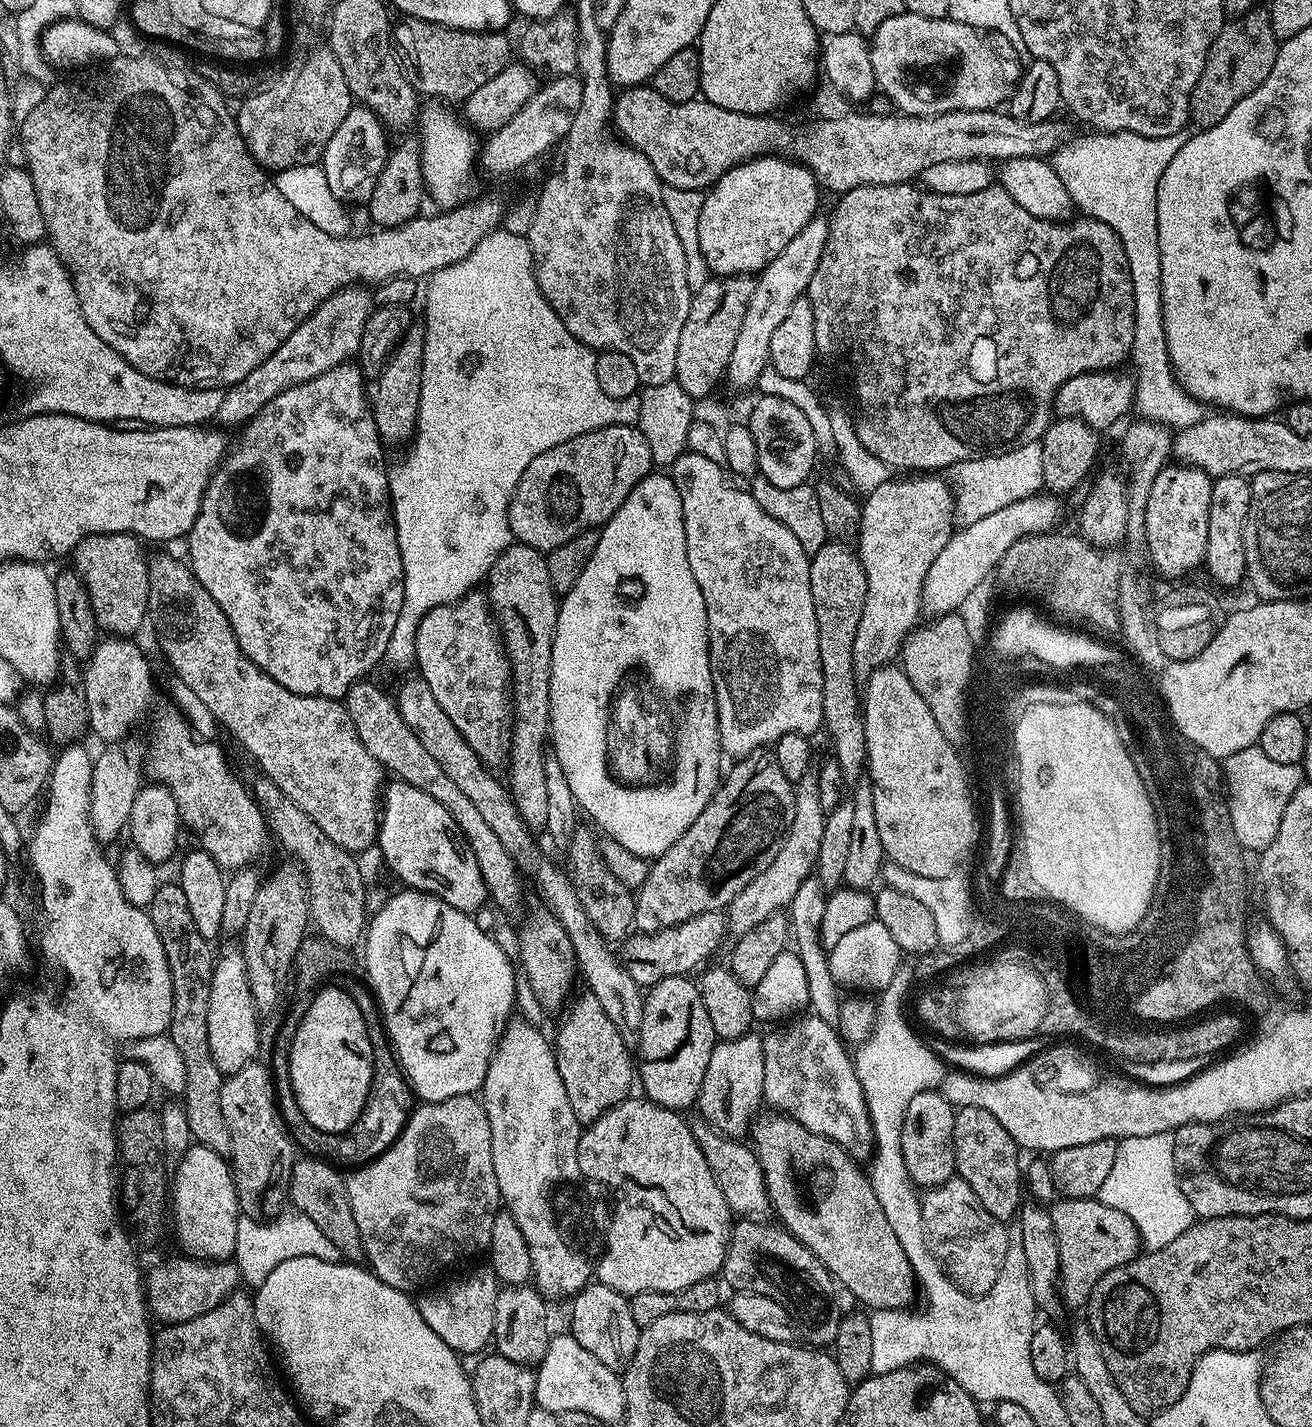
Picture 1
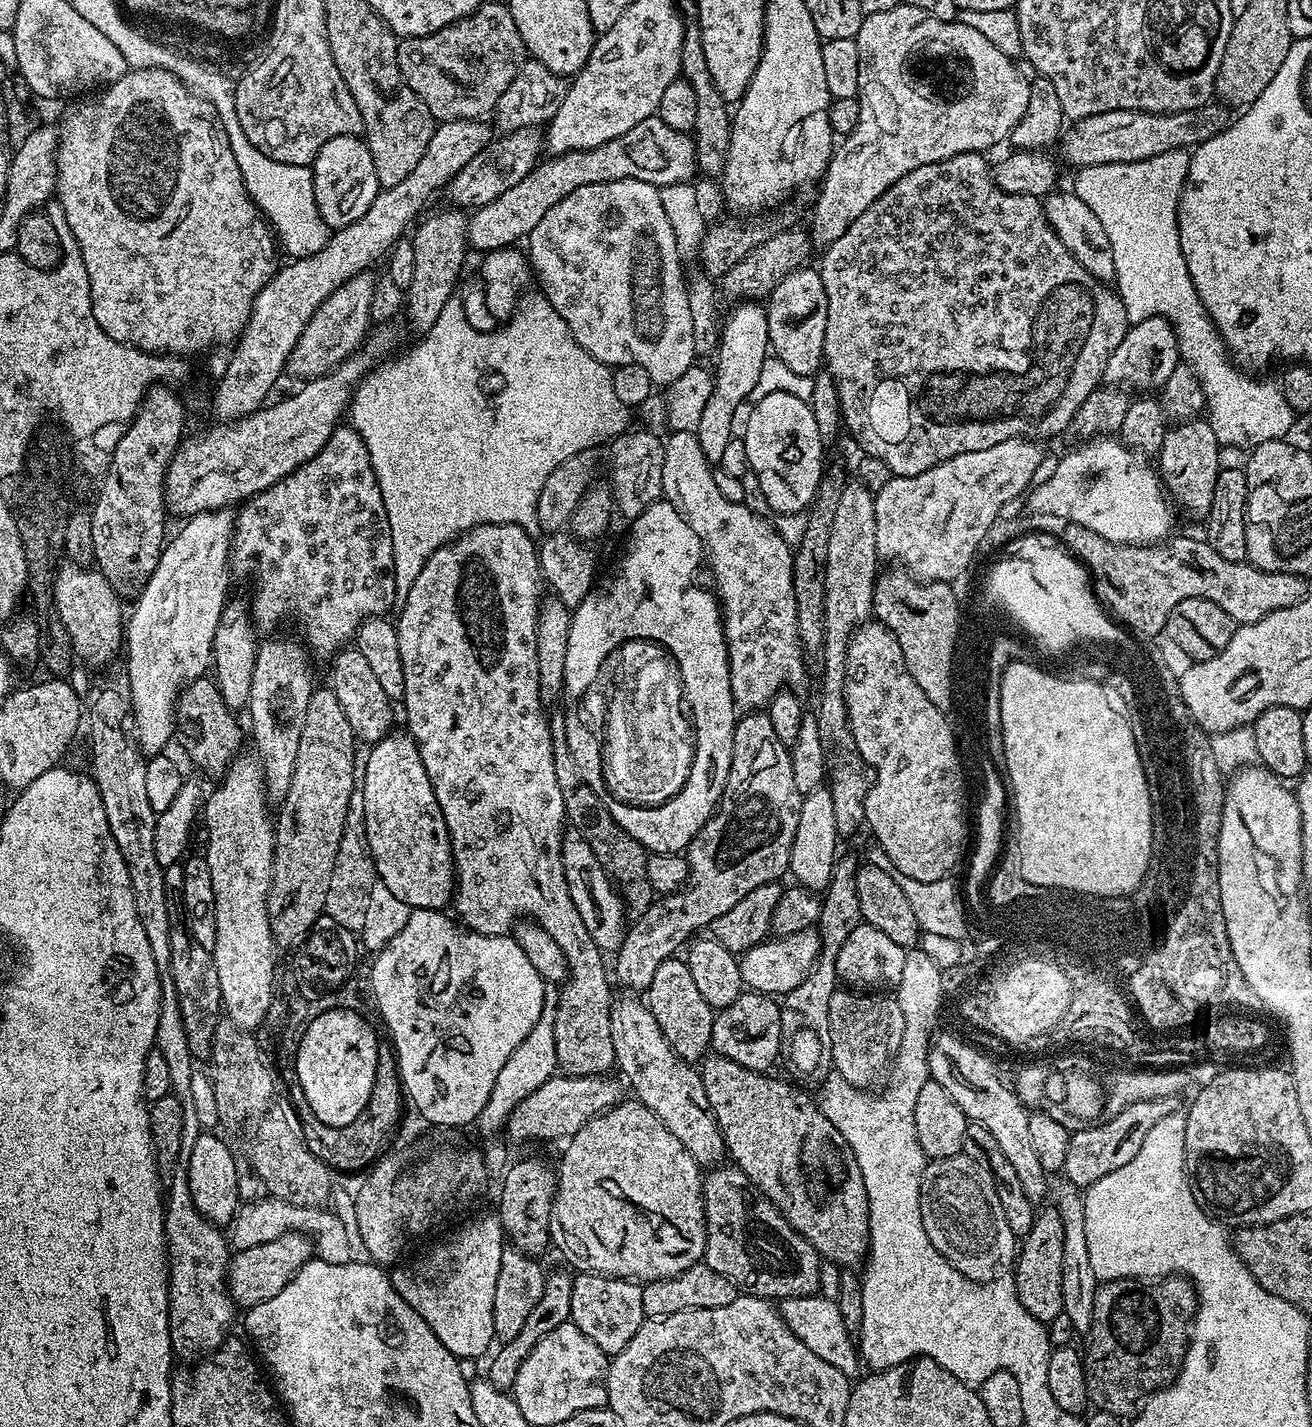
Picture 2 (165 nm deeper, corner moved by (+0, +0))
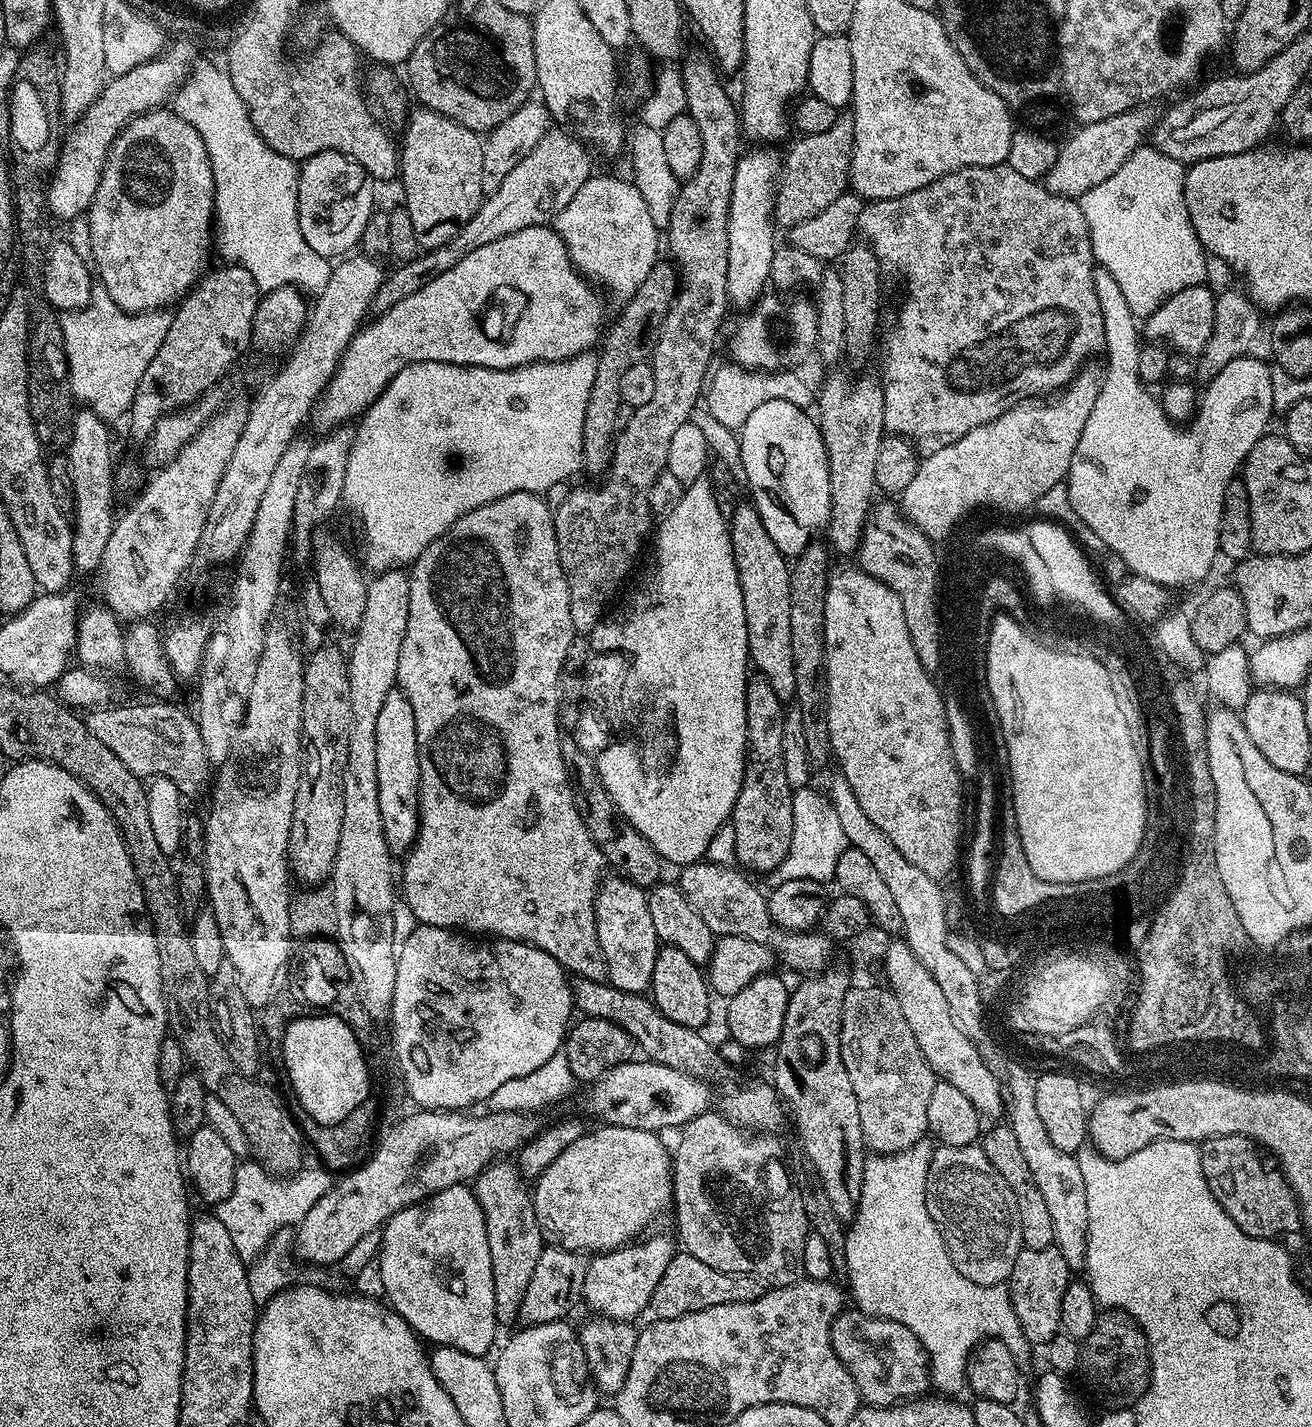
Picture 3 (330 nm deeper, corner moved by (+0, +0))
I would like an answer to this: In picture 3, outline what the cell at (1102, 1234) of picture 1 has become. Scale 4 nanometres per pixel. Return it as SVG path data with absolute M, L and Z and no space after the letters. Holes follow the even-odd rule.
M1054 1246L1042 1250L1021 1247L1018 1258L1014 1258L1014 1270L1010 1270L1006 1287L1014 1314L1018 1314L1018 1326L1022 1326L1022 1334L1028 1339L1029 1345L1049 1344L1061 1331L1062 1294L1066 1294L1066 1286L1070 1282L1068 1275L1070 1269L1066 1258L1062 1258Z

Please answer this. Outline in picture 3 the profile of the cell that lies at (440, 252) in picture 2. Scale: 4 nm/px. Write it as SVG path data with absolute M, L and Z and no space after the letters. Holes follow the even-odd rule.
M416 106L409 111L403 125L404 144L399 149L400 170L399 183L404 183L404 200L402 206L410 214L414 225L414 234L418 237L421 249L431 250L450 242L474 218L480 205L486 199L482 190L482 158L484 157L484 140L466 126L438 114L423 106Z

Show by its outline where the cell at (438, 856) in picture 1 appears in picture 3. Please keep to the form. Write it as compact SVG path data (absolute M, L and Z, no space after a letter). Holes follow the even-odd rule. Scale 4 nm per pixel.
M393 690L386 694L382 710L378 710L376 727L376 773L378 774L378 810L382 810L382 830L393 854L407 853L420 832L420 747L416 745L416 719L404 693Z

